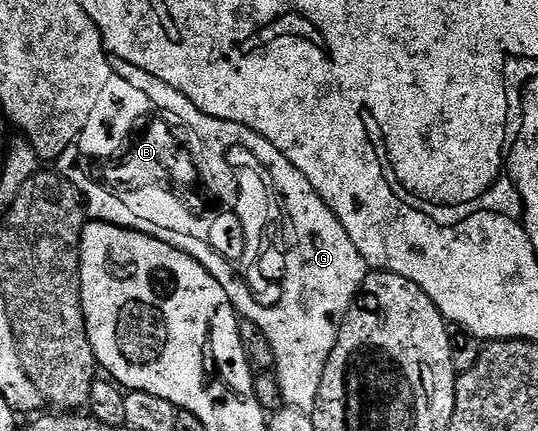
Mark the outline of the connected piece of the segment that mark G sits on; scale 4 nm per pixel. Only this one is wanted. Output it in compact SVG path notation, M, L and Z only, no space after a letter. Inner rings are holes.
M114 59L112 65L113 76L121 79L126 89L131 86L141 88L154 96L161 108L183 114L183 119L193 124L193 128L205 128L205 140L209 140L209 144L221 144L221 148L217 148L223 156L221 164L231 168L231 174L239 174L239 170L252 164L265 168L273 183L273 197L261 200L247 210L237 210L243 198L243 180L238 175L233 188L229 188L229 202L219 202L217 196L213 200L209 194L205 194L205 200L201 194L199 200L185 194L185 204L181 204L181 200L169 200L169 196L165 196L165 200L157 196L157 204L145 204L145 200L141 200L139 212L133 214L113 196L105 195L96 185L89 184L93 180L89 180L87 171L66 167L63 172L65 179L81 191L88 215L93 220L159 238L202 264L216 278L219 286L223 286L238 313L244 319L255 322L255 326L267 334L267 342L271 342L271 350L275 350L275 375L286 405L312 413L319 398L327 358L337 341L337 331L371 271L363 254L355 250L355 242L347 238L347 230L343 230L339 218L335 218L323 198L319 198L311 182L307 182L299 169L283 158L283 154L279 154L267 138L242 124L203 114L182 92L155 78L155 74L147 74L147 70L139 70L139 66L131 66L131 62ZM227 214L237 220L258 220L261 225L245 233L213 232L212 216Z

